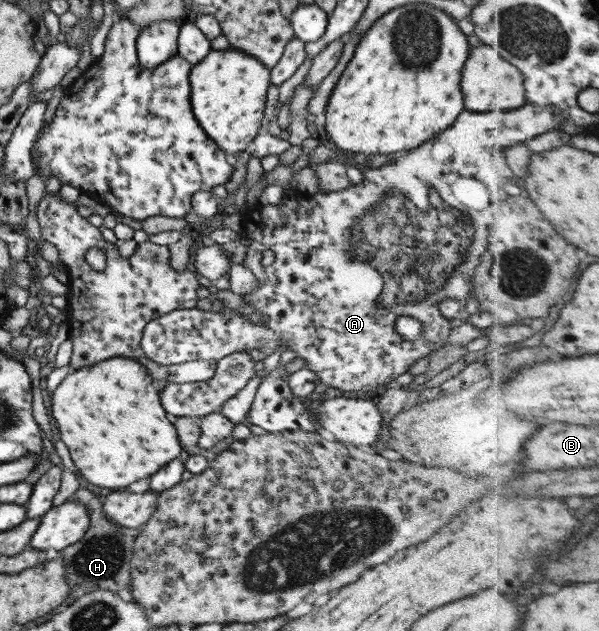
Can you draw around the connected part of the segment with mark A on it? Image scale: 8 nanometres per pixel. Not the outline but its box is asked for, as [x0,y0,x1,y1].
[140,105,568,396]

